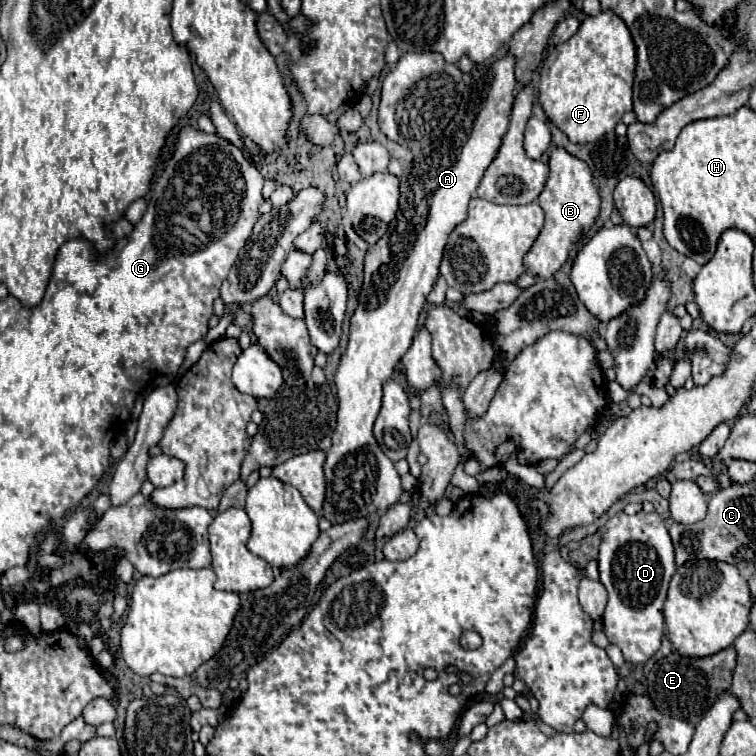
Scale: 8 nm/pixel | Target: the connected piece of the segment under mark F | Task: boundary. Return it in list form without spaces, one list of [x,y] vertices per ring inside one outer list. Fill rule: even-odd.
[[[611,10],[589,16],[579,26],[577,34],[565,44],[555,46],[539,72],[539,106],[549,122],[553,122],[573,144],[591,144],[615,128],[625,112],[631,110],[631,86],[635,74],[635,46],[625,22]]]

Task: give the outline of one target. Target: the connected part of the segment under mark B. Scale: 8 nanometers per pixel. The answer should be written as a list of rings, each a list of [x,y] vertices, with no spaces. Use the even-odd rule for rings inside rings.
[[[553,146],[549,168],[547,184],[537,198],[537,204],[545,210],[545,226],[523,258],[525,270],[537,278],[551,278],[567,262],[581,234],[589,230],[599,216],[599,192],[593,186],[591,170],[583,160],[567,154],[563,148]]]

